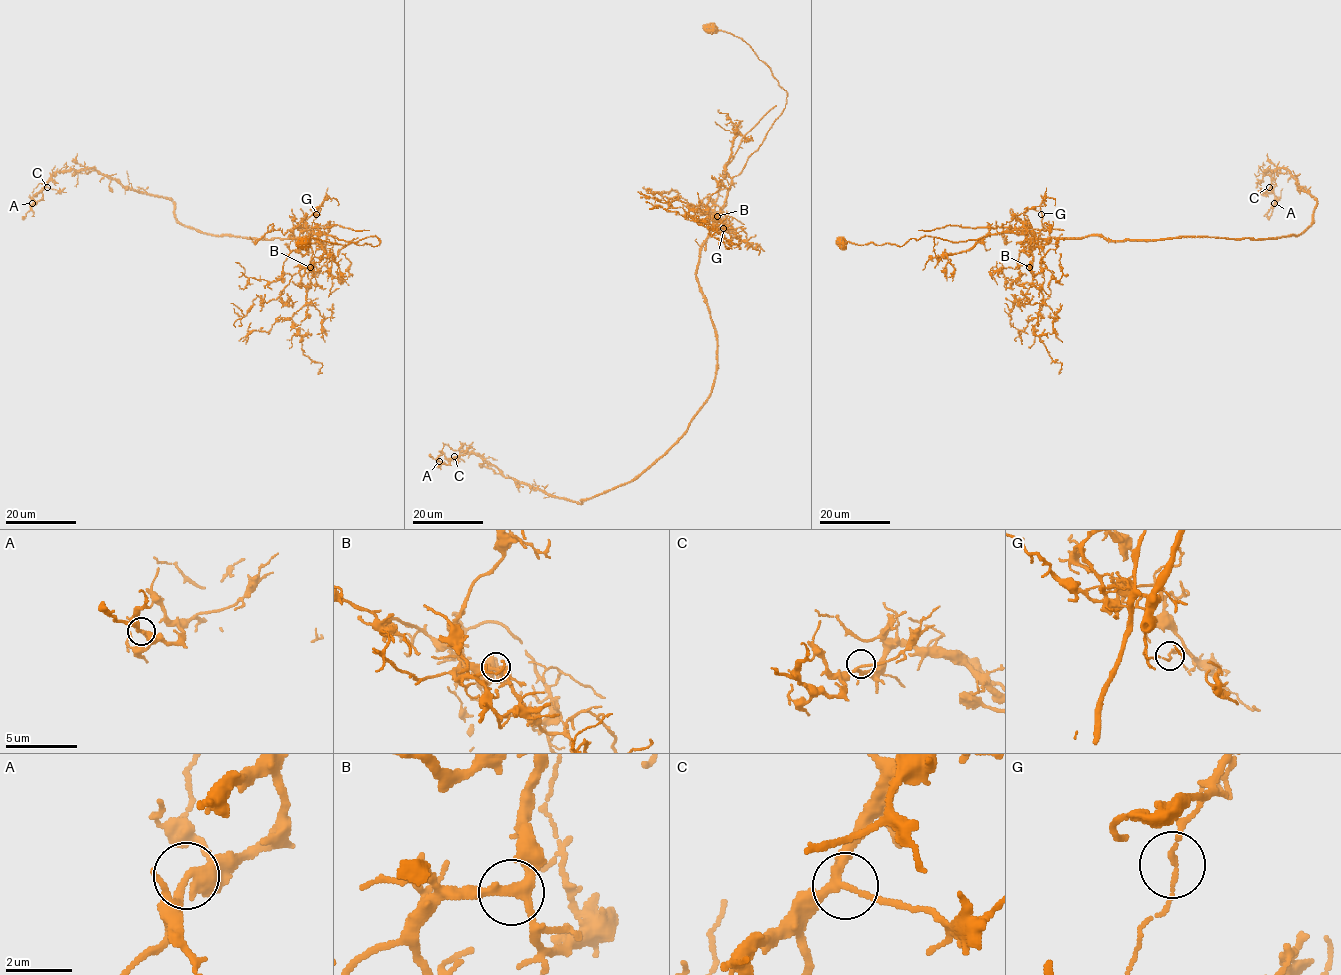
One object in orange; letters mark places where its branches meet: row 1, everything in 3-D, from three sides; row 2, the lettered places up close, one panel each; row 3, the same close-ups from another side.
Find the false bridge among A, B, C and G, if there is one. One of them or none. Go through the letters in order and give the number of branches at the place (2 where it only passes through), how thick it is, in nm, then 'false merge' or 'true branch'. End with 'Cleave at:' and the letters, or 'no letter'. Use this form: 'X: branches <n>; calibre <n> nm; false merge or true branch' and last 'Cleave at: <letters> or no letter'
A: branches 2; calibre 380 nm; true branch
B: branches 3; calibre 280 nm; true branch
C: branches 3; calibre 200 nm; true branch
G: branches 2; calibre 100 nm; false merge
Cleave at: G

